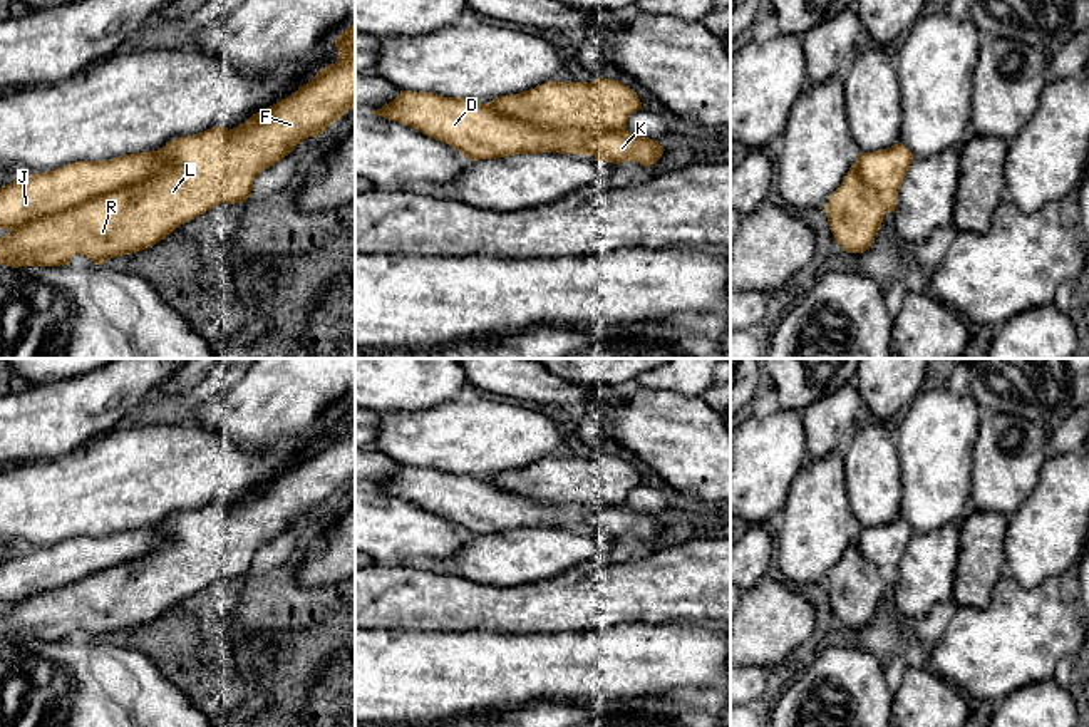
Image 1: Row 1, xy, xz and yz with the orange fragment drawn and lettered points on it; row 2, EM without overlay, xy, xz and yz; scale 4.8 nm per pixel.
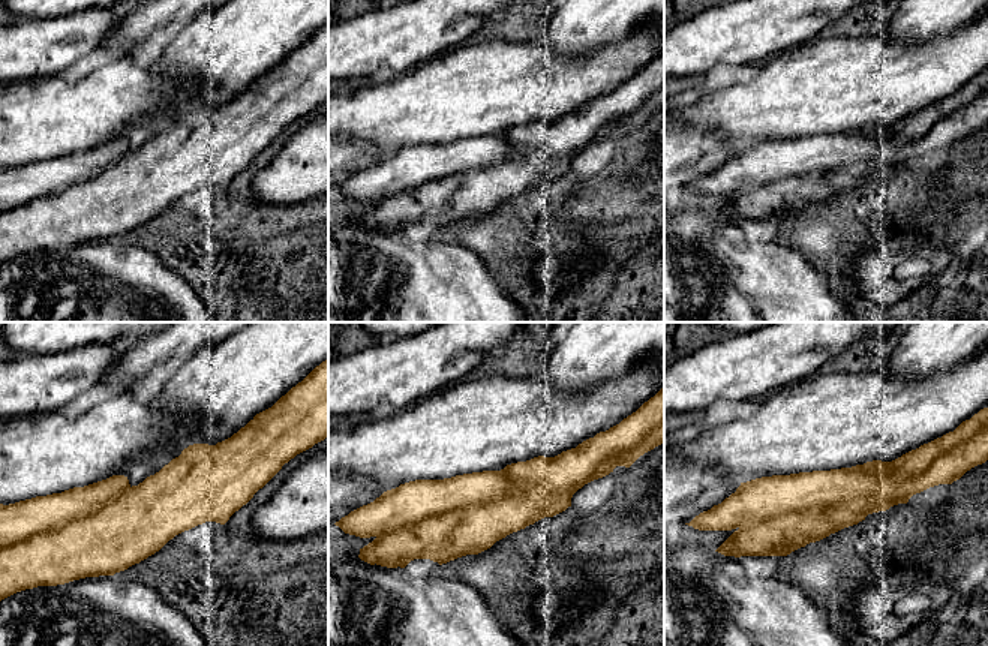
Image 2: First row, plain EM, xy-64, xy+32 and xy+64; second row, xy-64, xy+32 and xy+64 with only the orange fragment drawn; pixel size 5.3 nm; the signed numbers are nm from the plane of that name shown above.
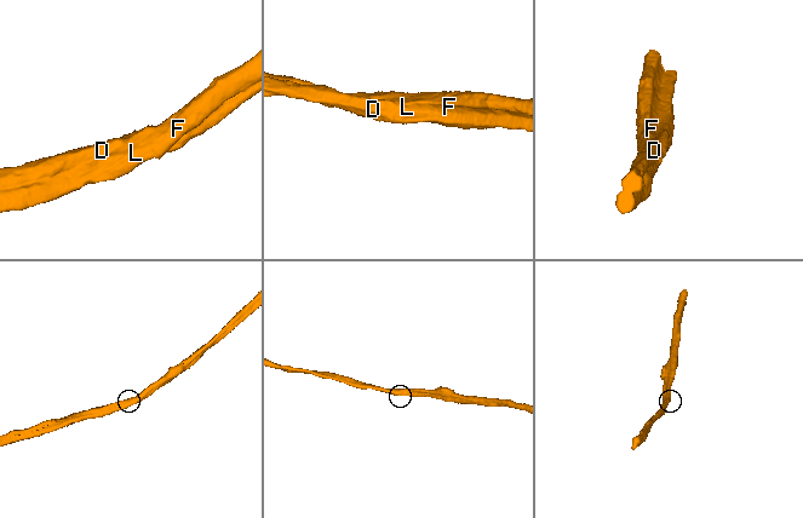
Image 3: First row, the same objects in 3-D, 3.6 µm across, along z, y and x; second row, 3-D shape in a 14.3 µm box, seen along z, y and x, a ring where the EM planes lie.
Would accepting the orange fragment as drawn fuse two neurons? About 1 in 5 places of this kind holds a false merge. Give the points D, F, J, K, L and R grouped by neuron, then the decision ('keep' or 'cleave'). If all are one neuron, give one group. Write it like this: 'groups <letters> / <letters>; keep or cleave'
groups D F J K L R; keep

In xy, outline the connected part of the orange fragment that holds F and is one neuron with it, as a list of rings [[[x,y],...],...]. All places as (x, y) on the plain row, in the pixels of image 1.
[[[355,399],[338,410],[335,422],[335,439],[323,442],[290,472],[230,506],[211,503],[173,514],[157,526],[124,529],[109,536],[77,536],[2,561],[0,605],[10,608],[0,611],[0,640],[62,642],[75,630],[102,640],[111,633],[154,621],[219,578],[246,576],[261,546],[355,482]]]

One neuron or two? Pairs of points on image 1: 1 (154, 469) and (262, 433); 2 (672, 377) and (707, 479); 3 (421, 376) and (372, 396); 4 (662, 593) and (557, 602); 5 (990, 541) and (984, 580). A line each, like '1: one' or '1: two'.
1: two
2: two
3: one
4: one
5: one

